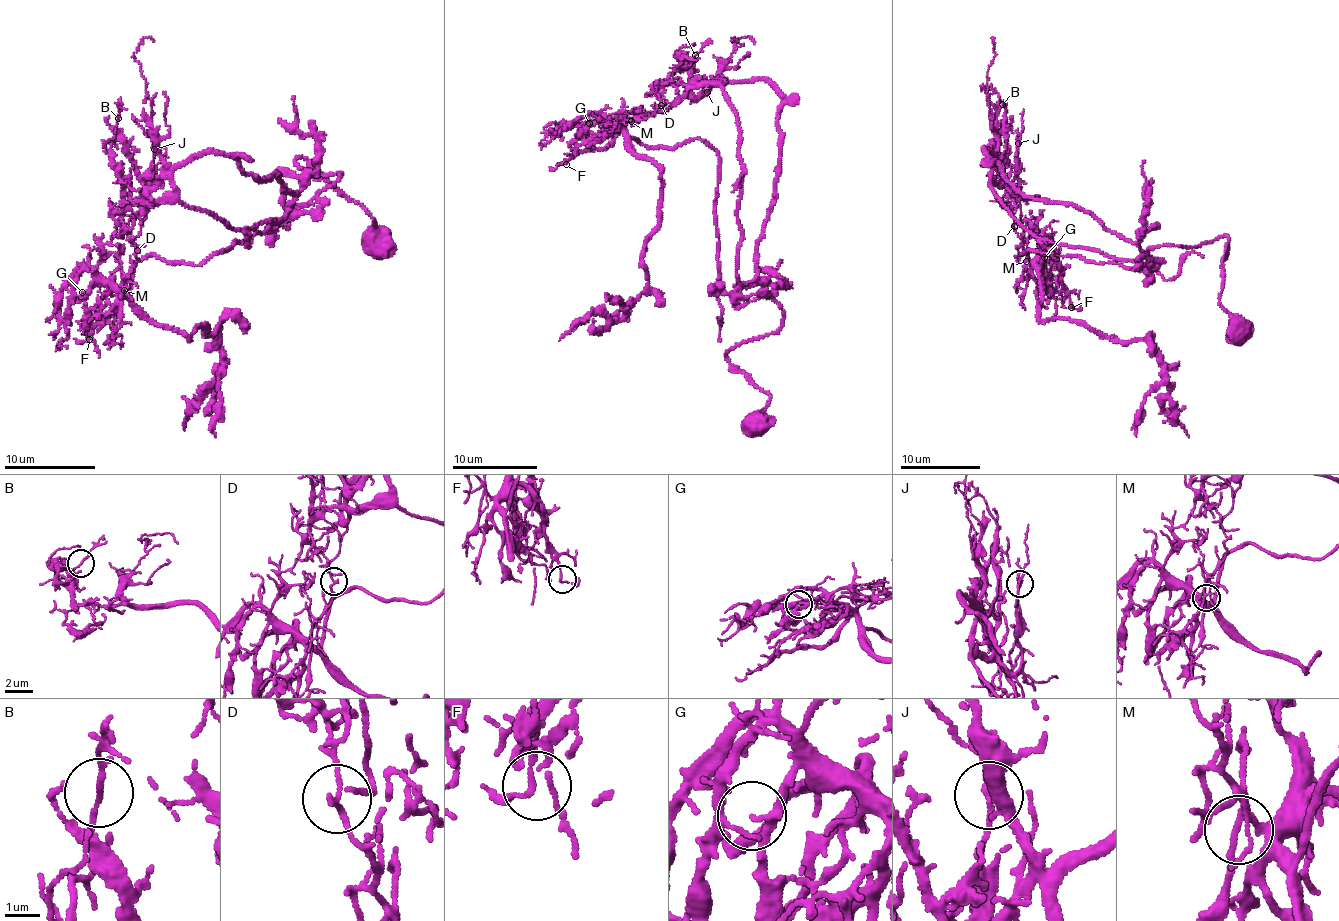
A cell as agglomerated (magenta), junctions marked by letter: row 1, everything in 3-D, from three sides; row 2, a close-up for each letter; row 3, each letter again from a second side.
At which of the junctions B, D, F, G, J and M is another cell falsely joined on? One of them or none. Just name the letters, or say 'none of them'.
D

